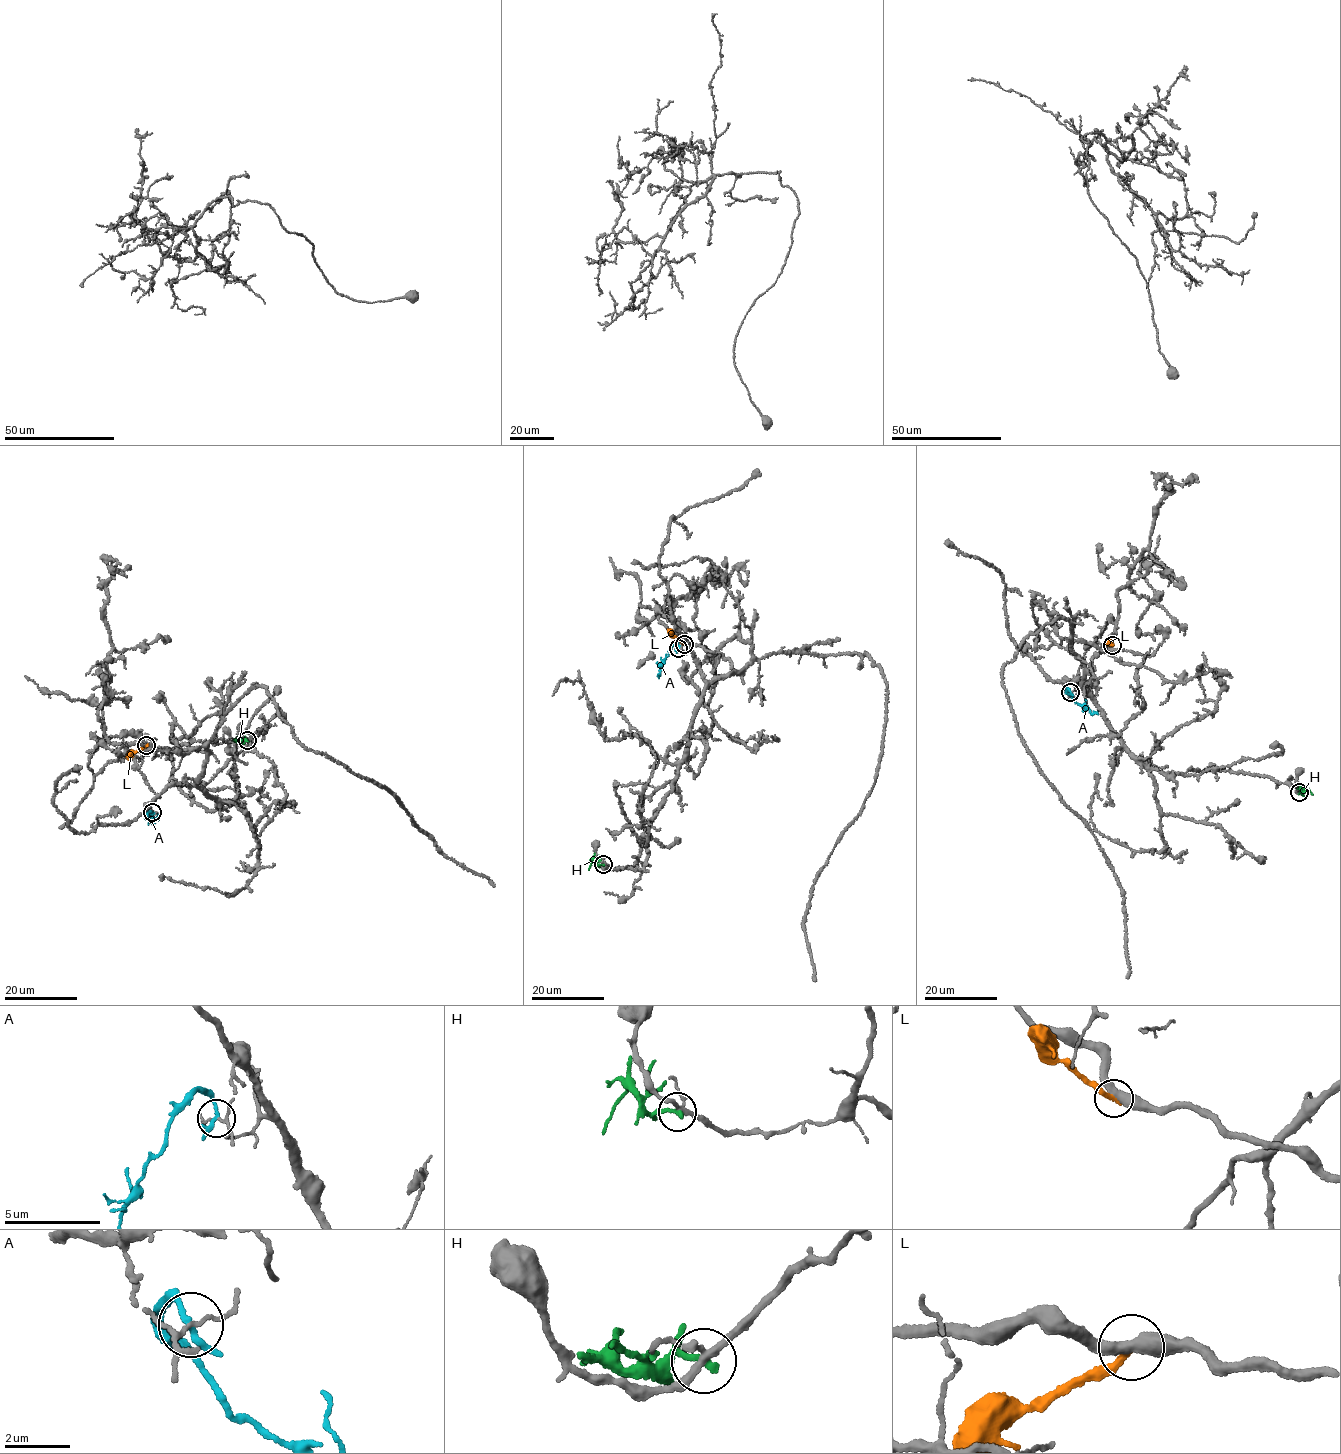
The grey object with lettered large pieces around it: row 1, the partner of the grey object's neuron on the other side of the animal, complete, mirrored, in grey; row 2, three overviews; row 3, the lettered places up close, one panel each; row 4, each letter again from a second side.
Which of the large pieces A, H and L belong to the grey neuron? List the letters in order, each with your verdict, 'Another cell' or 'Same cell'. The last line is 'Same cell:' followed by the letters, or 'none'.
A: Another cell
H: Another cell
L: Another cell
Same cell: none

